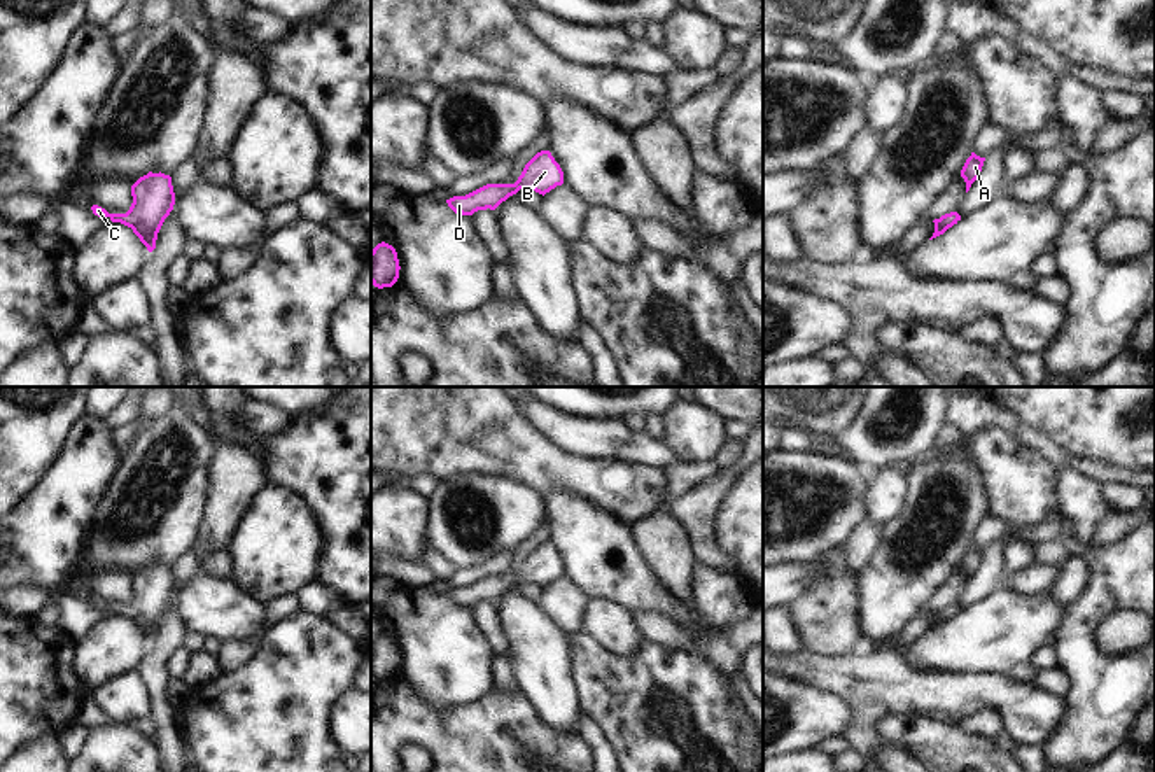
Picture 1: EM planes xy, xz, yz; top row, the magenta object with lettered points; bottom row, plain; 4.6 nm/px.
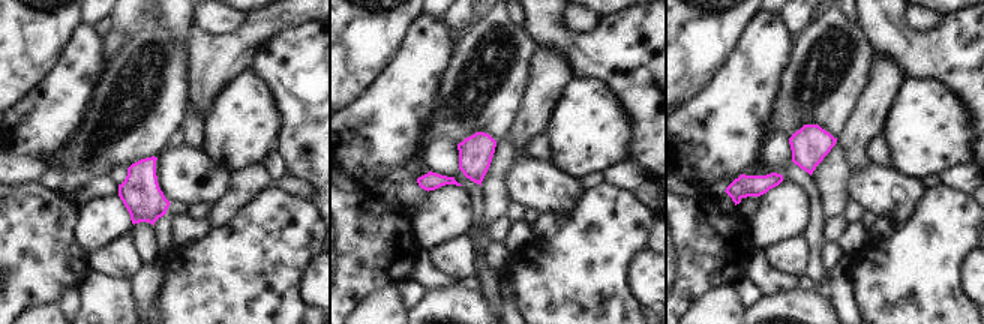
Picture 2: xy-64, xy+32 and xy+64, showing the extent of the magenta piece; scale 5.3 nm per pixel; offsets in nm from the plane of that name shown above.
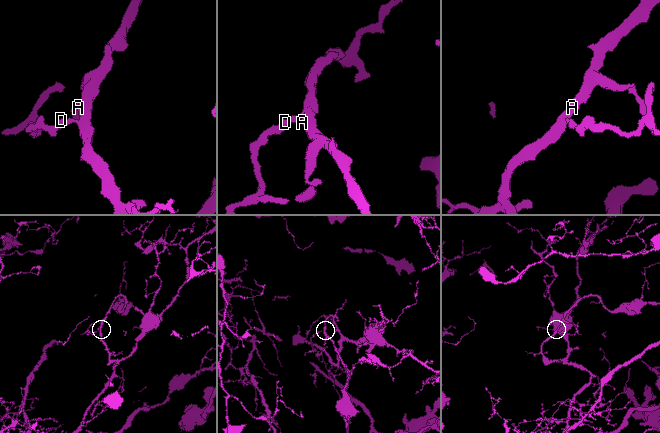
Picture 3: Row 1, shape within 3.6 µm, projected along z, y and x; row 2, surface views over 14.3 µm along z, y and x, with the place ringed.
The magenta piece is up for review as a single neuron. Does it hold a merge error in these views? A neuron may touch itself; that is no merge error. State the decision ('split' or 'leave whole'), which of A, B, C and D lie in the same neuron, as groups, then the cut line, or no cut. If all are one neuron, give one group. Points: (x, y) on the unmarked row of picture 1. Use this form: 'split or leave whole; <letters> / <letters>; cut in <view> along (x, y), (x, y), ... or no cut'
leave whole; A B C D; no cut

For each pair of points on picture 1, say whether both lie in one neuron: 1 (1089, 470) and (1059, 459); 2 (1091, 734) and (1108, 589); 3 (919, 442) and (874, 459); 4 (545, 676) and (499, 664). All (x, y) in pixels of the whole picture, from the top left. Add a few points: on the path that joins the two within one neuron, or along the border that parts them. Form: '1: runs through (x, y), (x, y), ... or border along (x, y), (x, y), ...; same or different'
1: runs through (1082, 466), (1066, 461); same
2: runs through (1091, 697), (1091, 671), (1085, 664), (1085, 625); same
3: runs through (909, 443), (884, 449); same
4: border along (508, 659), (513, 669), (515, 688); different

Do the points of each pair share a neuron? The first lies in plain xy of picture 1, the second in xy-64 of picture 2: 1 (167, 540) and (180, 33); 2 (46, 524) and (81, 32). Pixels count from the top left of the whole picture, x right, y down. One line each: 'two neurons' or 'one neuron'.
1: two neurons
2: one neuron

